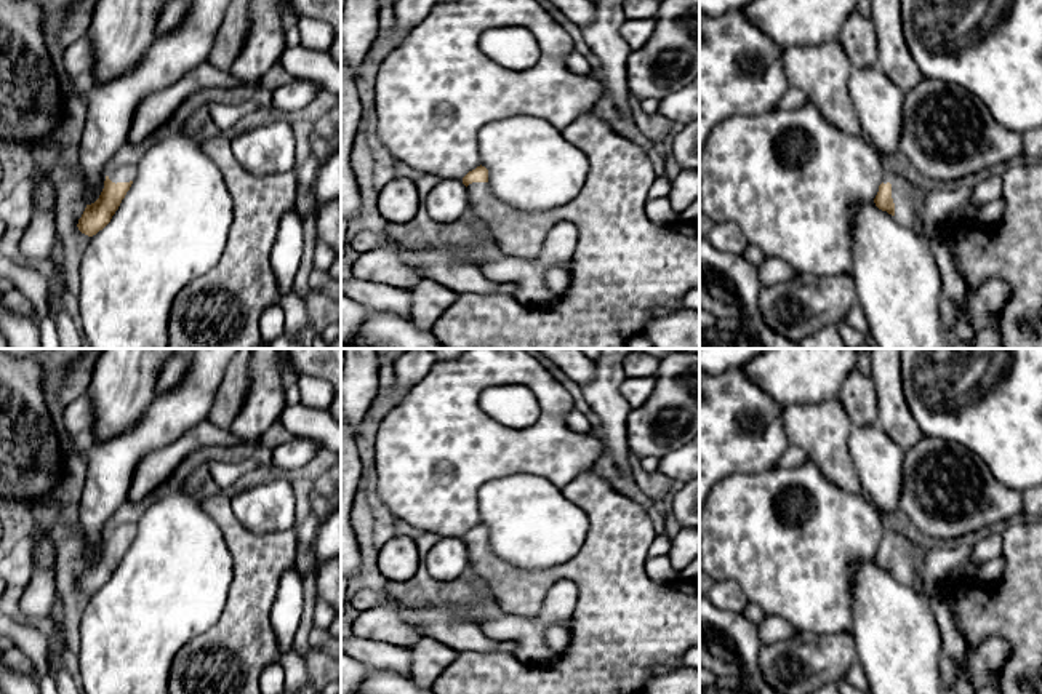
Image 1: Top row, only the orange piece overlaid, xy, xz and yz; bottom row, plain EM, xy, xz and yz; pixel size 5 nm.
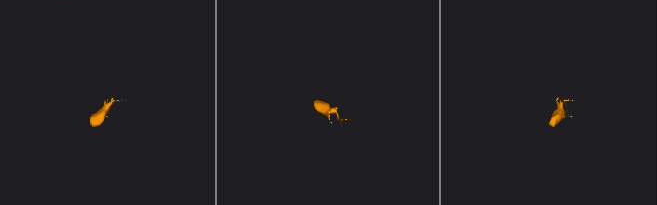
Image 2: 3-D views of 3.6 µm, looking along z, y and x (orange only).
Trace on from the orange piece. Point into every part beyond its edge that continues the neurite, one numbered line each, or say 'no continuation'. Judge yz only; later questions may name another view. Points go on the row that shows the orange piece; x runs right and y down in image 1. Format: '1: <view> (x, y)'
1: yz (909, 200)

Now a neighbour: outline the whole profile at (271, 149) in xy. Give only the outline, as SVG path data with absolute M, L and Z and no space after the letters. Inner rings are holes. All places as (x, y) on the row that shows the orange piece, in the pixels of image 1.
M275 120L230 138L240 165L254 174L291 174L296 170L293 120Z

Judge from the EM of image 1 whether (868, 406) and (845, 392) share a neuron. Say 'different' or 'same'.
same

